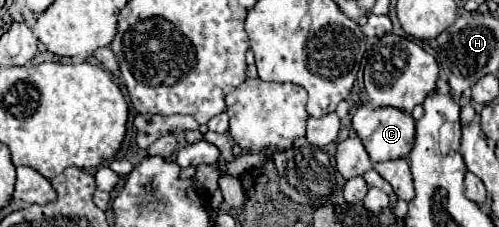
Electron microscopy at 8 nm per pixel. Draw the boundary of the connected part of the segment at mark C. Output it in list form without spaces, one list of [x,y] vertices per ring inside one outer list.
[[[360,107],[352,117],[352,129],[362,139],[372,163],[378,163],[378,161],[400,159],[410,153],[412,143],[414,143],[416,123],[414,123],[412,115],[408,115],[400,109],[394,109],[394,107],[380,107],[380,109]]]

